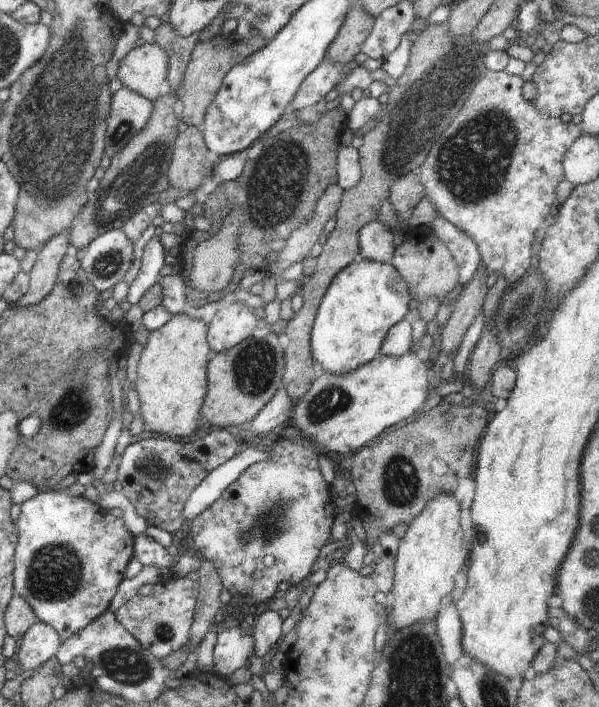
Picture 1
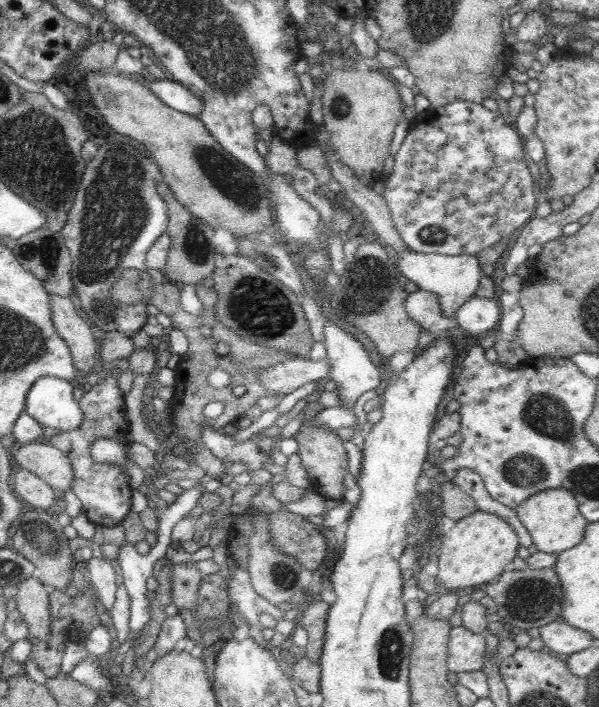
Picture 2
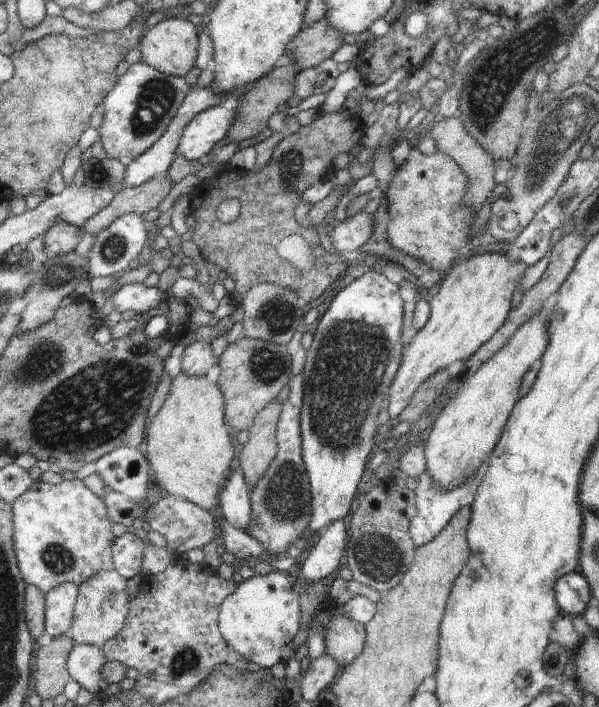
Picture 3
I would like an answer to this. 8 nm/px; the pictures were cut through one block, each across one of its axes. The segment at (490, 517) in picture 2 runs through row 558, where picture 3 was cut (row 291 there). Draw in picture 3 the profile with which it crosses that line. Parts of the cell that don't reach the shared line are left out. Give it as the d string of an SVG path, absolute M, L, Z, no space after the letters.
M487 253L477 255L469 260L460 262L450 269L449 274L440 282L437 293L429 301L431 313L428 322L417 332L413 333L410 341L403 345L401 363L390 389L388 390L388 408L386 412L392 420L408 406L416 389L439 370L446 369L456 361L467 361L484 343L492 338L504 324L511 311L510 300L516 288L516 283L522 281L524 272L529 266L522 260L512 264L506 254Z

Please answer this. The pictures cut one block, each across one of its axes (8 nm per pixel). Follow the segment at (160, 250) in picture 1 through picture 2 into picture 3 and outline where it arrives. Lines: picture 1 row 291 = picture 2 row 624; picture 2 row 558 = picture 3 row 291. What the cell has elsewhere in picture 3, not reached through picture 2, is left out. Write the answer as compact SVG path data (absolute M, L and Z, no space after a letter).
M143 283L125 284L116 291L114 309L120 313L134 310L142 314L158 306L165 296L158 287L146 287Z

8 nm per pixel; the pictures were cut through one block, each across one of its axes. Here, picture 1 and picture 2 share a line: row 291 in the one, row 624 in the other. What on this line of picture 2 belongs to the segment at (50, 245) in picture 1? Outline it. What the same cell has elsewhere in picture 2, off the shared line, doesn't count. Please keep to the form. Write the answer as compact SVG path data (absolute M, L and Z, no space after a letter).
M37 577L26 578L17 585L16 609L28 623L29 634L33 638L48 640L52 630L50 619L50 599L48 587Z

